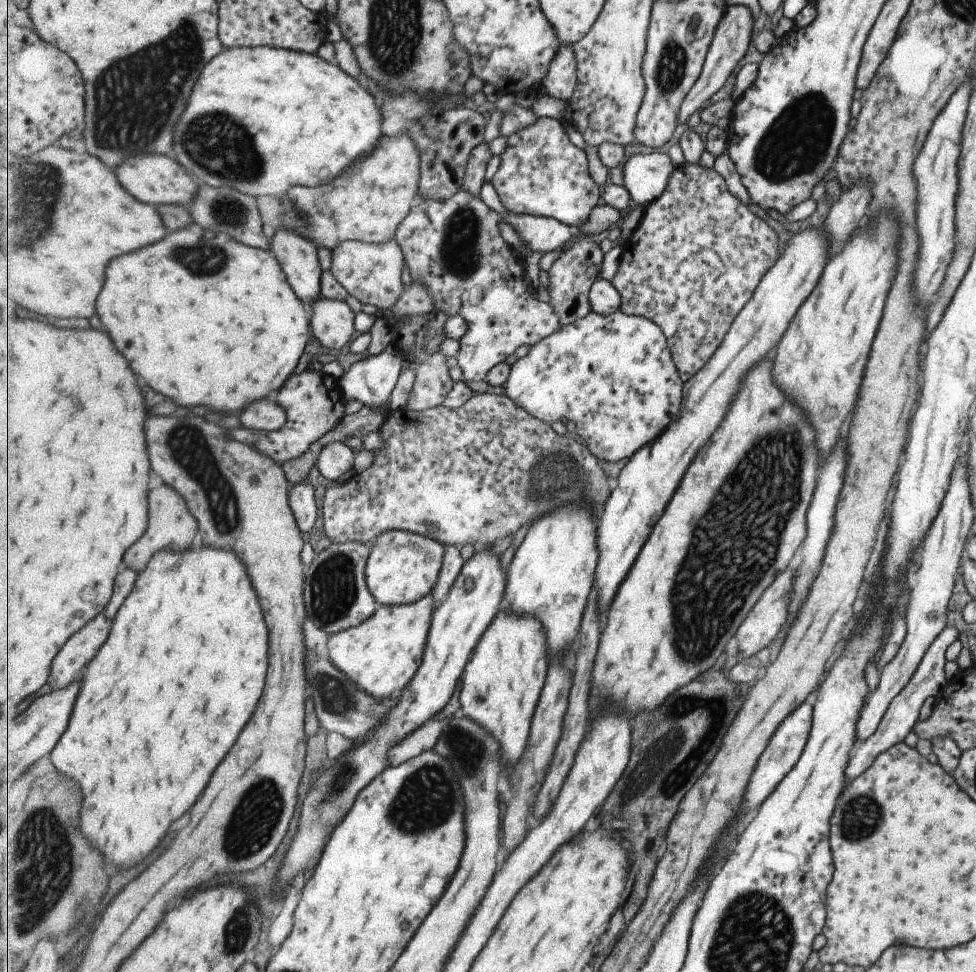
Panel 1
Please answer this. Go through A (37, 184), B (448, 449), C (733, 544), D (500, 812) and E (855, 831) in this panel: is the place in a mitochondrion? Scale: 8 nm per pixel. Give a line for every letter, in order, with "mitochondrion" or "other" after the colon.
A: mitochondrion
B: mitochondrion
C: mitochondrion
D: other
E: mitochondrion

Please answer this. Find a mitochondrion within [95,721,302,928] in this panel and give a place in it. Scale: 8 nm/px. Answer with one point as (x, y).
(251, 823)

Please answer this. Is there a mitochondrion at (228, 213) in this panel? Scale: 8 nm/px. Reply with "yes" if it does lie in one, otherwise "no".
yes

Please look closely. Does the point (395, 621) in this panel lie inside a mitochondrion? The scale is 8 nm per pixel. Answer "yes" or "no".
no

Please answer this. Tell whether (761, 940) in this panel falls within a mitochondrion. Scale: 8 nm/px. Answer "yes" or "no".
yes

